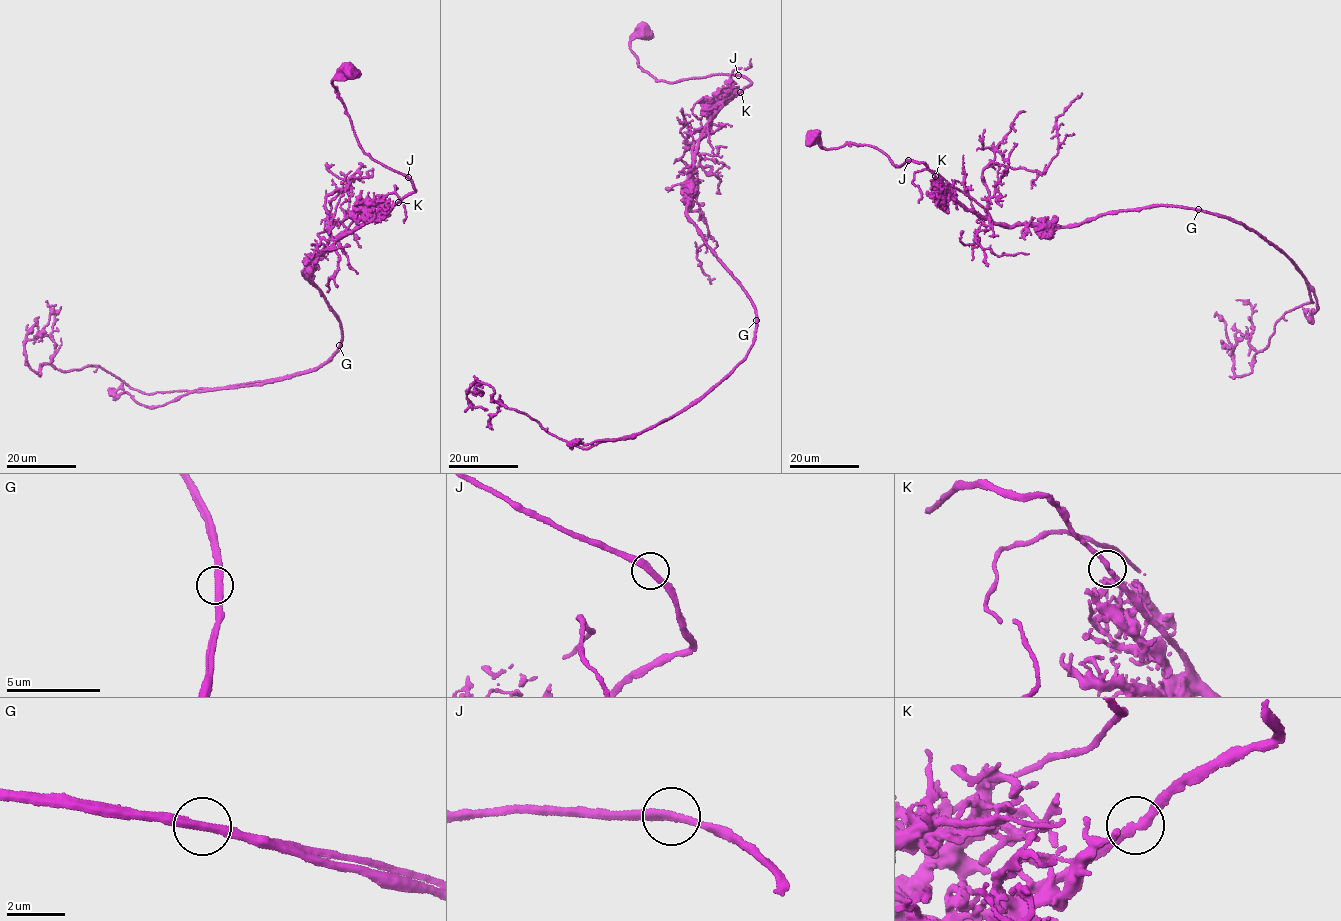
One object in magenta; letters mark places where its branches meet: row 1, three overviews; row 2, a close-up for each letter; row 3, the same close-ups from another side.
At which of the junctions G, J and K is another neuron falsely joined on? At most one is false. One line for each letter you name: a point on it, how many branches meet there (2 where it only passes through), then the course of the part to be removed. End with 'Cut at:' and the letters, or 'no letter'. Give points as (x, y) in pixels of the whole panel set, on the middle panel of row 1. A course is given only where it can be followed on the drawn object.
G: Place: (756, 320). Branches: 2. Course of the part to remove: (756, 319), (746, 358), (709, 390), (589, 448), (496, 402), (491, 386), (472, 392)
Cut at: G

